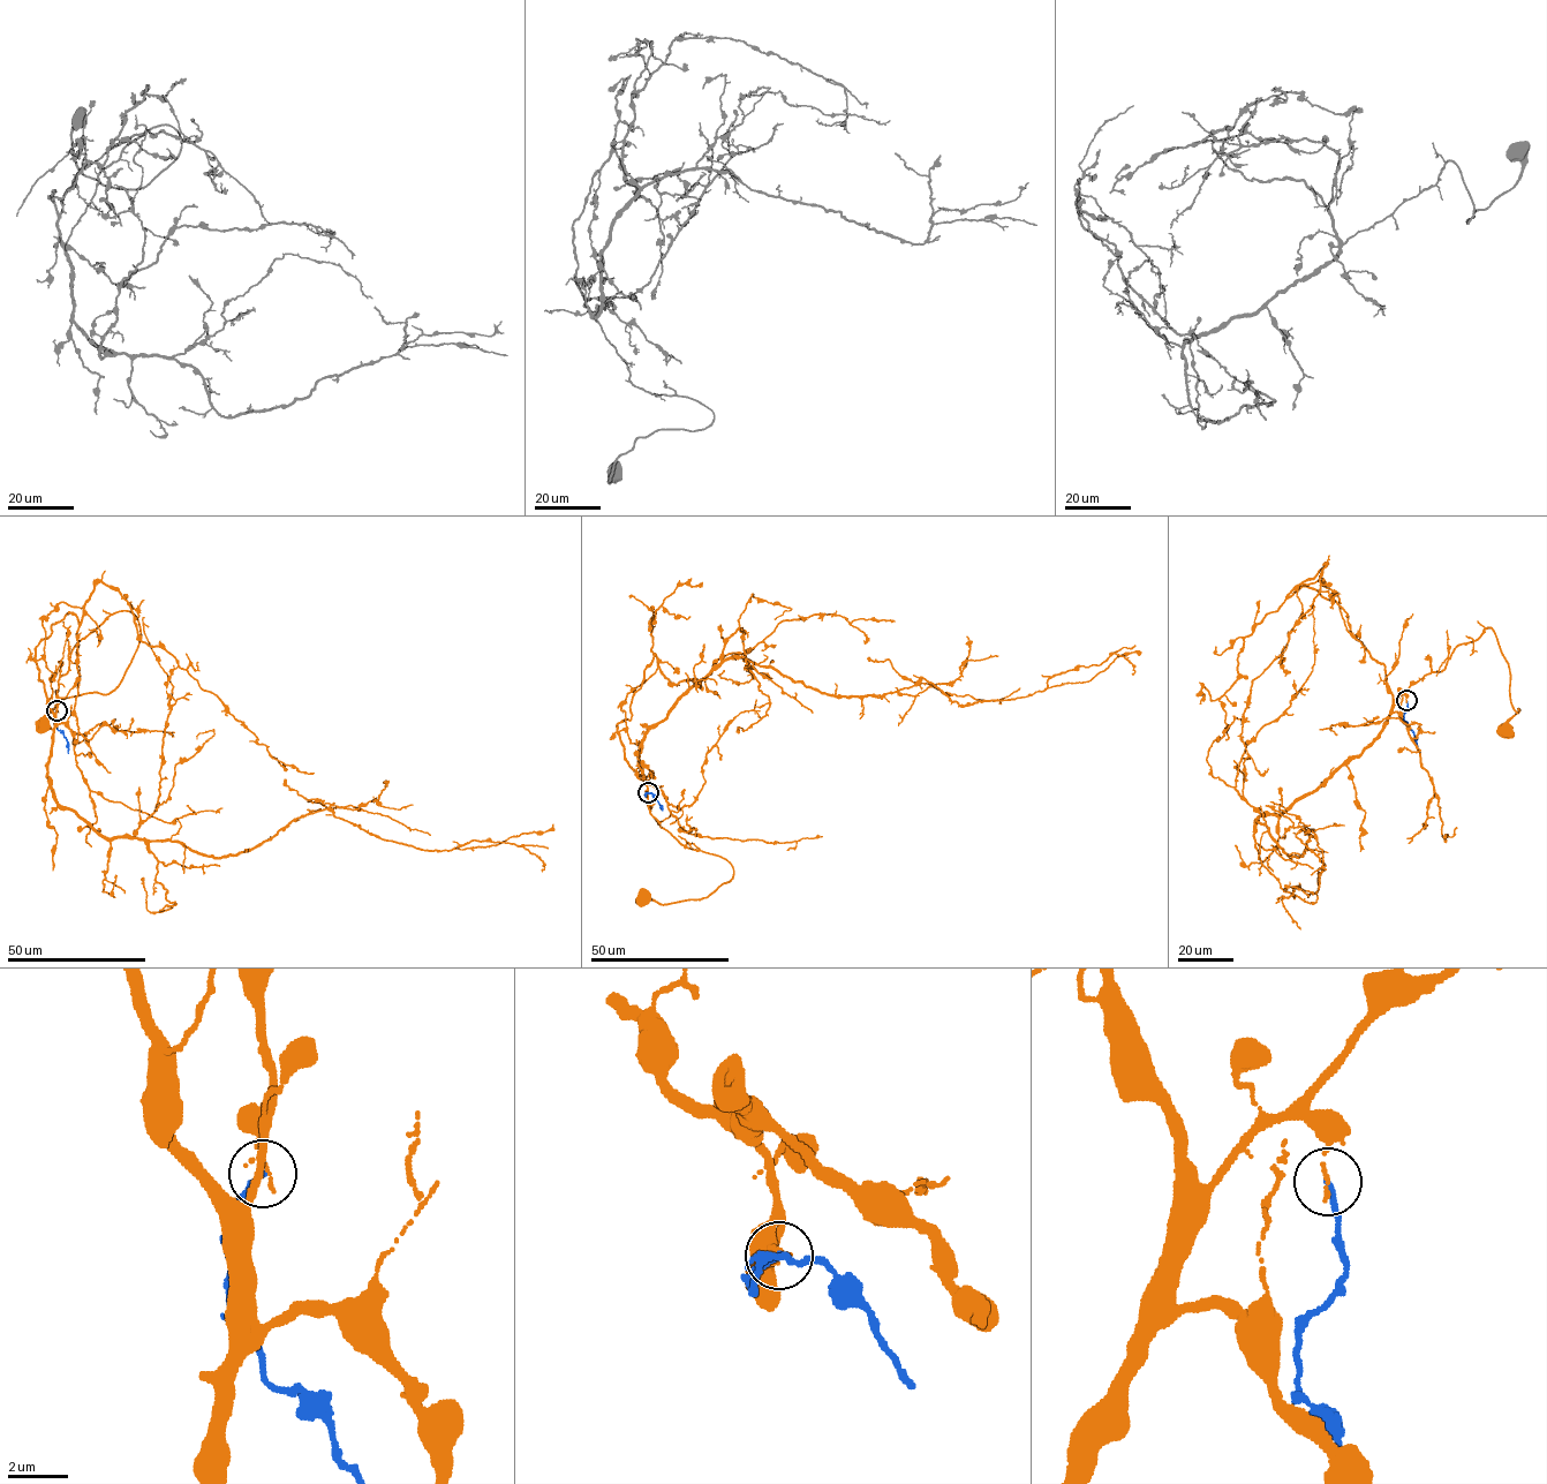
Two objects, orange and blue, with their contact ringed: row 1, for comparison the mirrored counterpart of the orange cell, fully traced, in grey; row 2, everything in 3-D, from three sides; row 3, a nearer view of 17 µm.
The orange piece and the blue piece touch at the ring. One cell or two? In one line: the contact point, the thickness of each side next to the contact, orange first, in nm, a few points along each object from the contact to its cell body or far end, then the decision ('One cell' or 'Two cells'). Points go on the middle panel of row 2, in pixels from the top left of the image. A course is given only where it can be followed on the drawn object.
Place: (648, 792). Thickness 120 nm (orange) against 150 nm. Course of orange: (648, 792), (659, 826), (684, 845), (722, 857), (733, 876), (706, 898), (661, 904), (643, 897). Course of blue: (648, 792), (644, 796), (651, 793), (663, 810). Two cells

